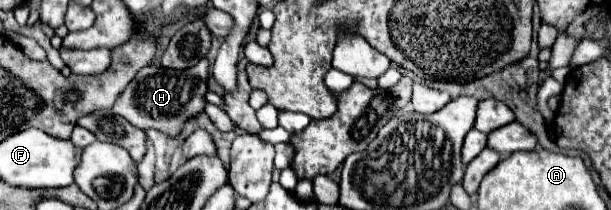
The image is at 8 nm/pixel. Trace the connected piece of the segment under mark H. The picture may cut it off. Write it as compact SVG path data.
M201 59L195 67L185 71L165 69L161 65L147 65L143 67L133 81L125 87L125 91L117 97L113 105L113 113L125 117L137 129L155 127L163 133L177 135L187 117L197 115L205 107L205 93L207 93L207 59Z

